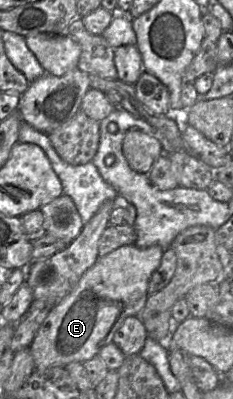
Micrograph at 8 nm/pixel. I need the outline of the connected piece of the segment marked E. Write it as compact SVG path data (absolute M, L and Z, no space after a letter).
M131 244L99 258L41 324L29 347L35 369L65 367L71 362L83 363L113 342L126 318L141 316L149 297L150 277L159 267L164 250L159 245L140 248Z

